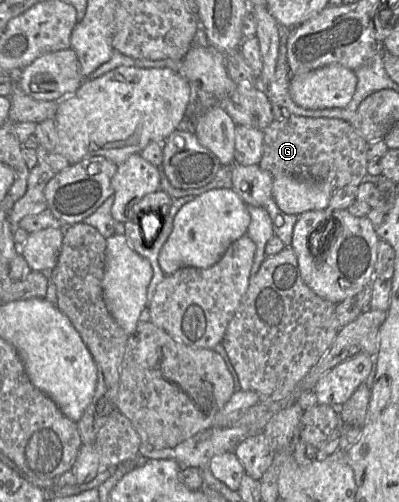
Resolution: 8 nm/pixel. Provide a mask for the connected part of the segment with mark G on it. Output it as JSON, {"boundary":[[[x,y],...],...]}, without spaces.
{"boundary":[[[290,116],[283,120],[274,120],[263,133],[263,154],[259,166],[269,172],[273,179],[288,176],[321,181],[337,190],[347,185],[358,187],[363,177],[368,174],[368,142],[347,121]]]}

